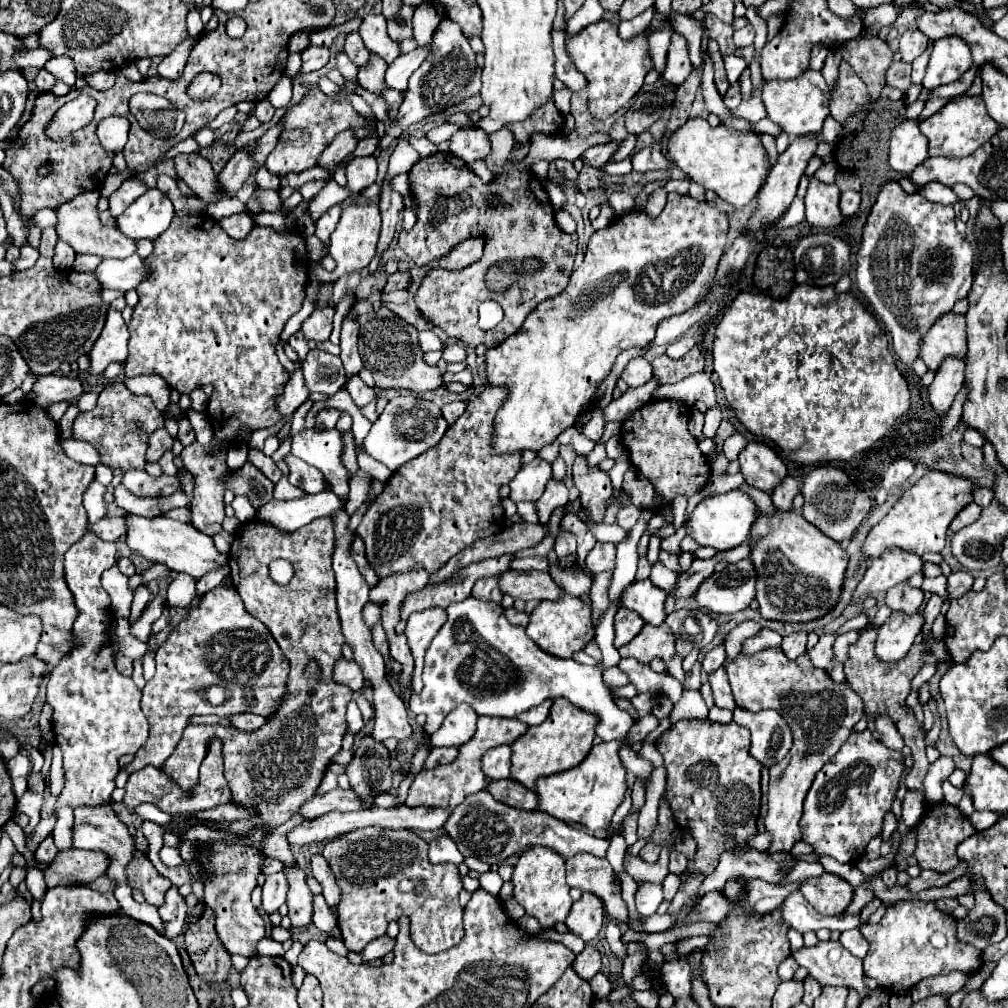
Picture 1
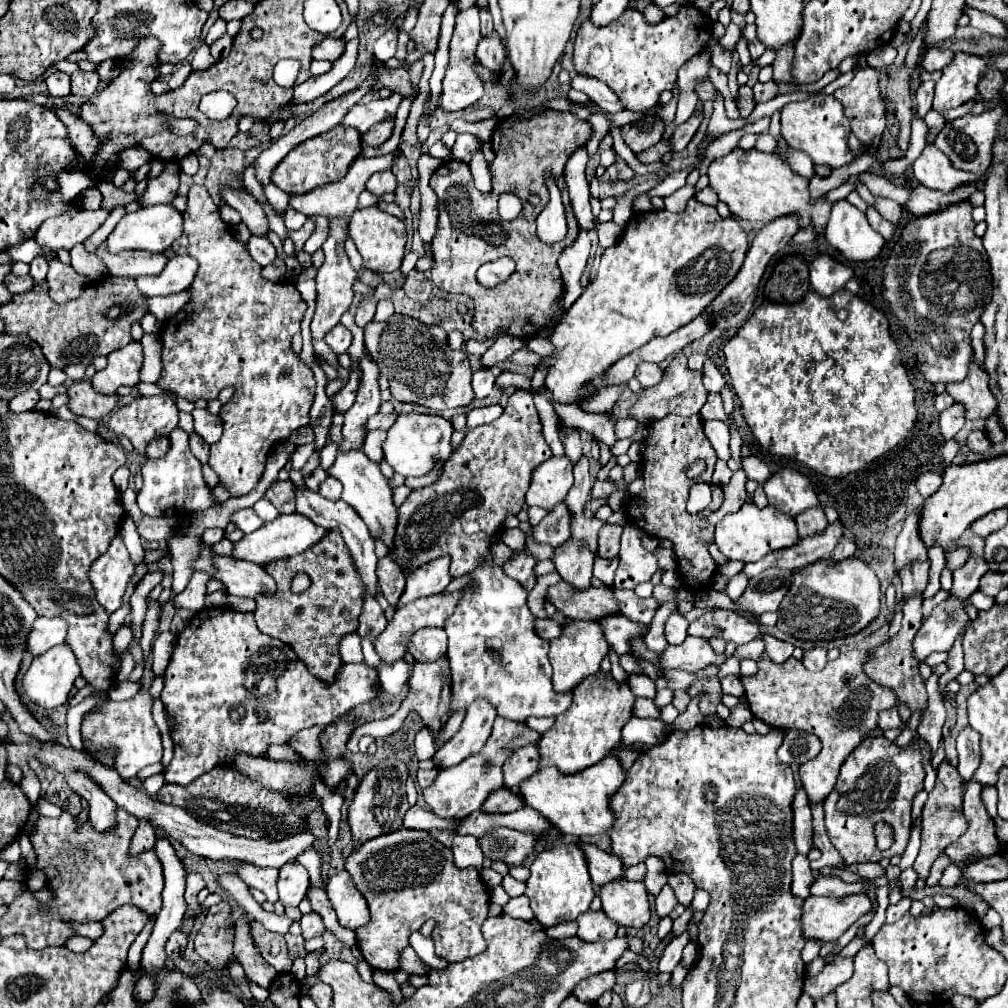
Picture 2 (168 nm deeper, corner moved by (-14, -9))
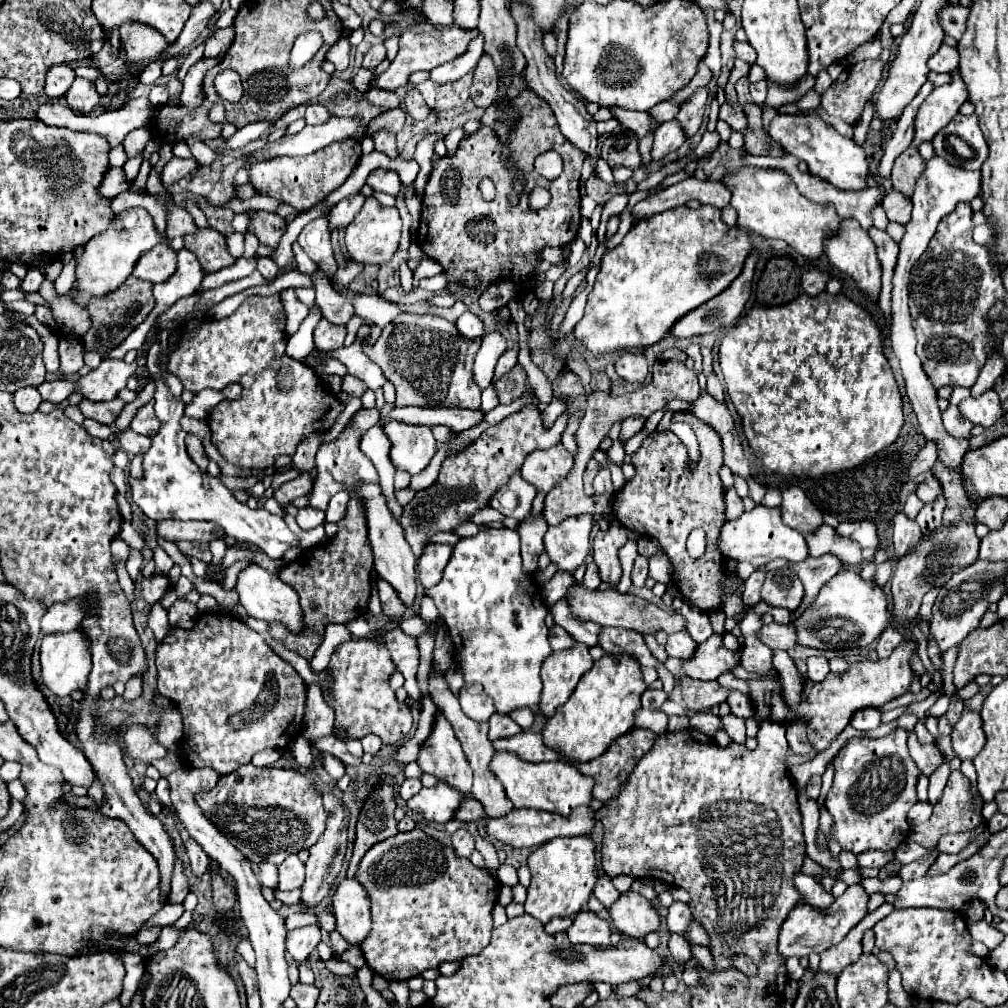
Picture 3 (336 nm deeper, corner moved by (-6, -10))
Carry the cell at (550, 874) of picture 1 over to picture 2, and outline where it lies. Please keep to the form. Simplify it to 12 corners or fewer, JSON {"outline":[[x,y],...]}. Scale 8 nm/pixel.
{"outline":[[582,848],[536,856],[526,882],[534,916],[550,928],[594,900]]}

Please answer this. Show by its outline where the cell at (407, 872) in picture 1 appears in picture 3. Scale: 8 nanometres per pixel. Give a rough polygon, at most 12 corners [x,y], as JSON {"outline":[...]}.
{"outline":[[418,827],[370,847],[386,981],[476,955],[500,883]]}

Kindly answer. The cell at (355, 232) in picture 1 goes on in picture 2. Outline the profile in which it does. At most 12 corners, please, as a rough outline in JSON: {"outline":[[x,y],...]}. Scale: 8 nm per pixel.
{"outline":[[378,206],[352,214],[350,236],[374,272],[402,266],[406,226]]}

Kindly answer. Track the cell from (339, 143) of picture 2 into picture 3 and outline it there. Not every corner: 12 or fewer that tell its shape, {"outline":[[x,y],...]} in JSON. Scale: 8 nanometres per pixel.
{"outline":[[354,139],[250,167],[258,193],[300,211],[338,189],[360,159]]}

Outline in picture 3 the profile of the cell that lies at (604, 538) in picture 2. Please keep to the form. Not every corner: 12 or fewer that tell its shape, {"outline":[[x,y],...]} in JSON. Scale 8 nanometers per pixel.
{"outline":[[611,523],[594,537],[594,563],[606,583],[618,583],[618,549],[626,528]]}

